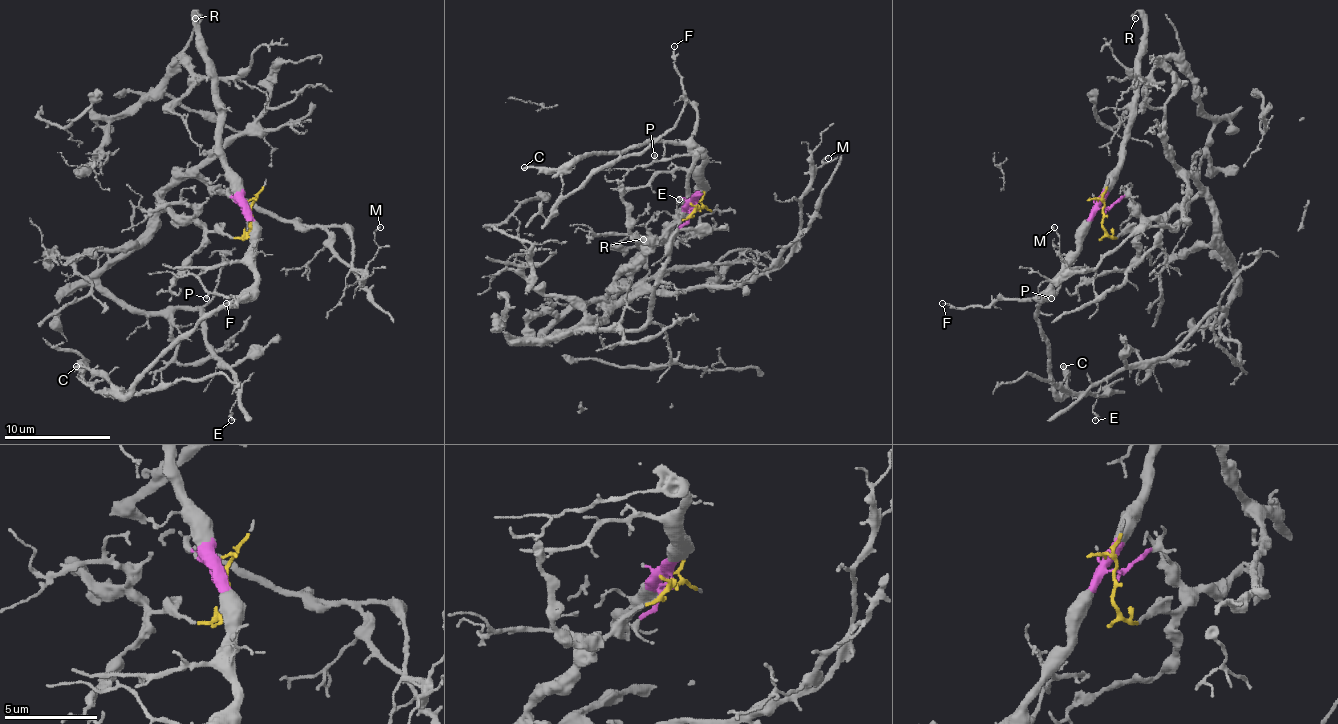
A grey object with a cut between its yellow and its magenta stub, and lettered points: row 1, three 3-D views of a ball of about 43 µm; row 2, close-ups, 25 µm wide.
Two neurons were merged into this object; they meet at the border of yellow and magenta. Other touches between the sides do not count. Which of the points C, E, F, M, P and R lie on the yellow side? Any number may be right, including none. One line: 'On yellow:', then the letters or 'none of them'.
On yellow: E, M

